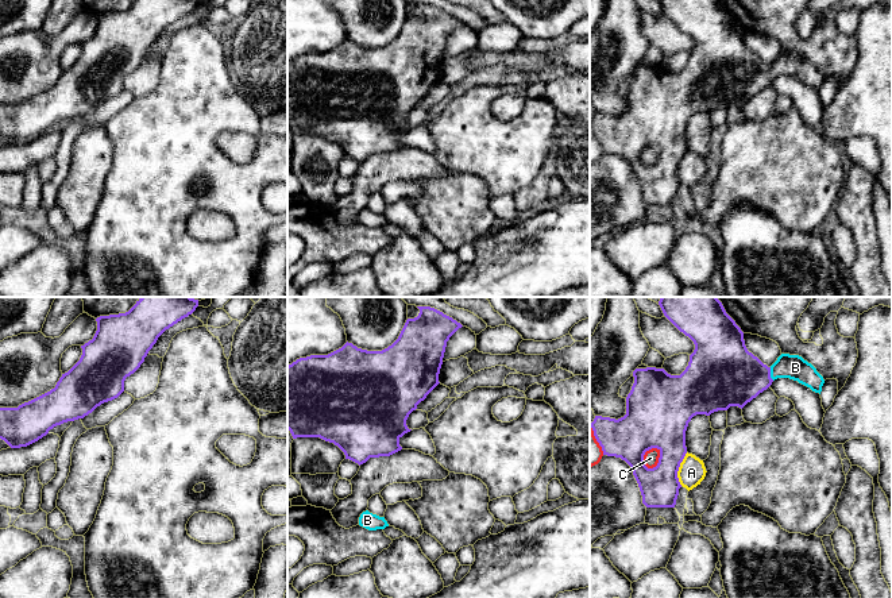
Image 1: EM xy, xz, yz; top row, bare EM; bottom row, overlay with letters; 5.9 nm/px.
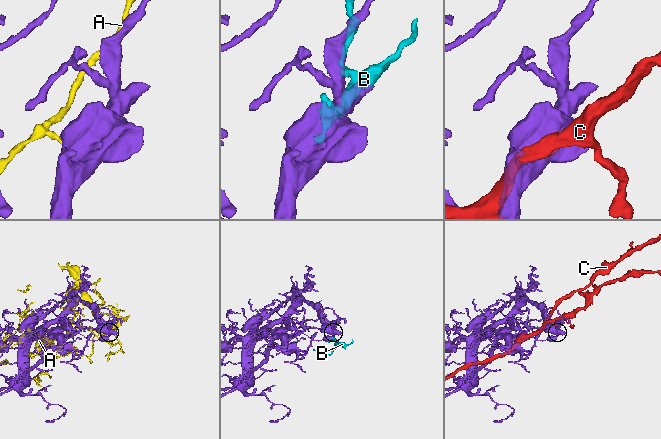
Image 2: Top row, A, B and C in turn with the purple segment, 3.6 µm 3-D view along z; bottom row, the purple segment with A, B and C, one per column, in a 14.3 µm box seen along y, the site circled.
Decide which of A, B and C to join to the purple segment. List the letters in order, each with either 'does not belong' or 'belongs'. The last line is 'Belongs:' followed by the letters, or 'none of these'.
A: does not belong
B: belongs
C: does not belong
Belongs: B

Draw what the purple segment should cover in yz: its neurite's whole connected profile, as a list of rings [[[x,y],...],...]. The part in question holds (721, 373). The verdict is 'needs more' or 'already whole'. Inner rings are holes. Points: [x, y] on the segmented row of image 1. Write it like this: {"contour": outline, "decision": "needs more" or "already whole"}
{"contour": [[[661,297],[659,305],[664,316],[695,344],[688,366],[680,375],[656,367],[636,369],[634,383],[626,397],[626,414],[618,420],[595,416],[590,427],[603,455],[621,458],[630,466],[646,508],[675,508],[681,487],[677,471],[687,454],[686,431],[694,416],[710,416],[730,406],[742,409],[777,378],[798,381],[819,394],[825,379],[799,355],[781,354],[771,367],[764,364],[748,351],[744,332],[717,297]],[[652,448],[660,451],[660,458],[656,467],[648,468],[644,455]]], "decision": "needs more"}

